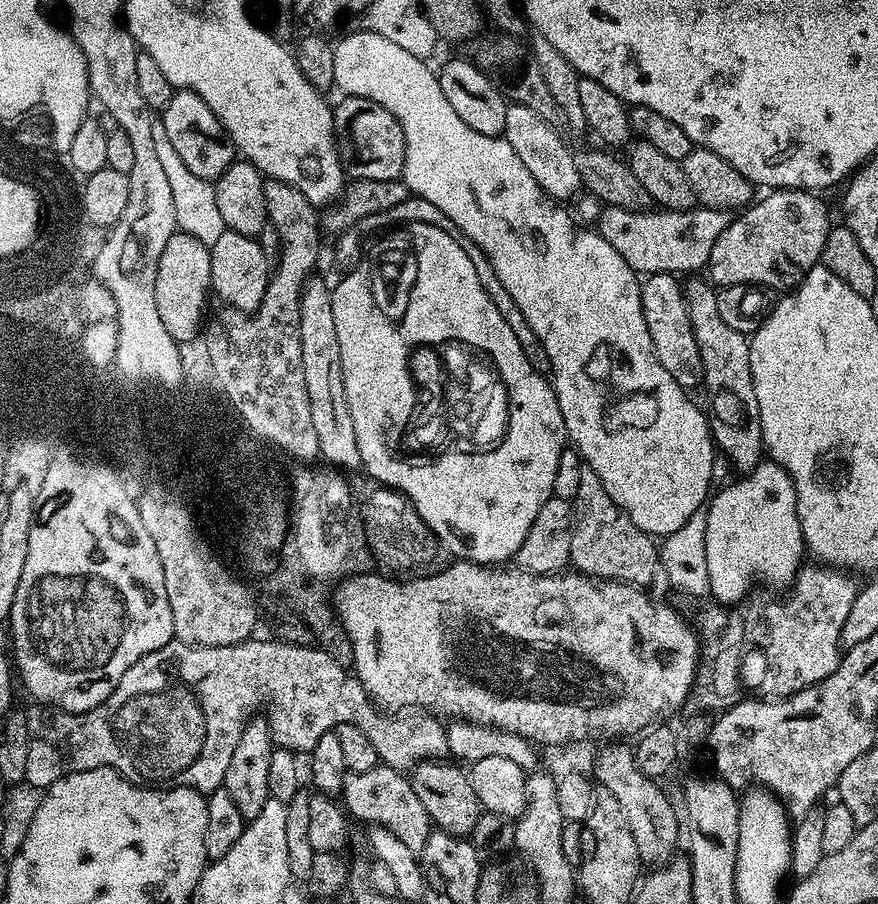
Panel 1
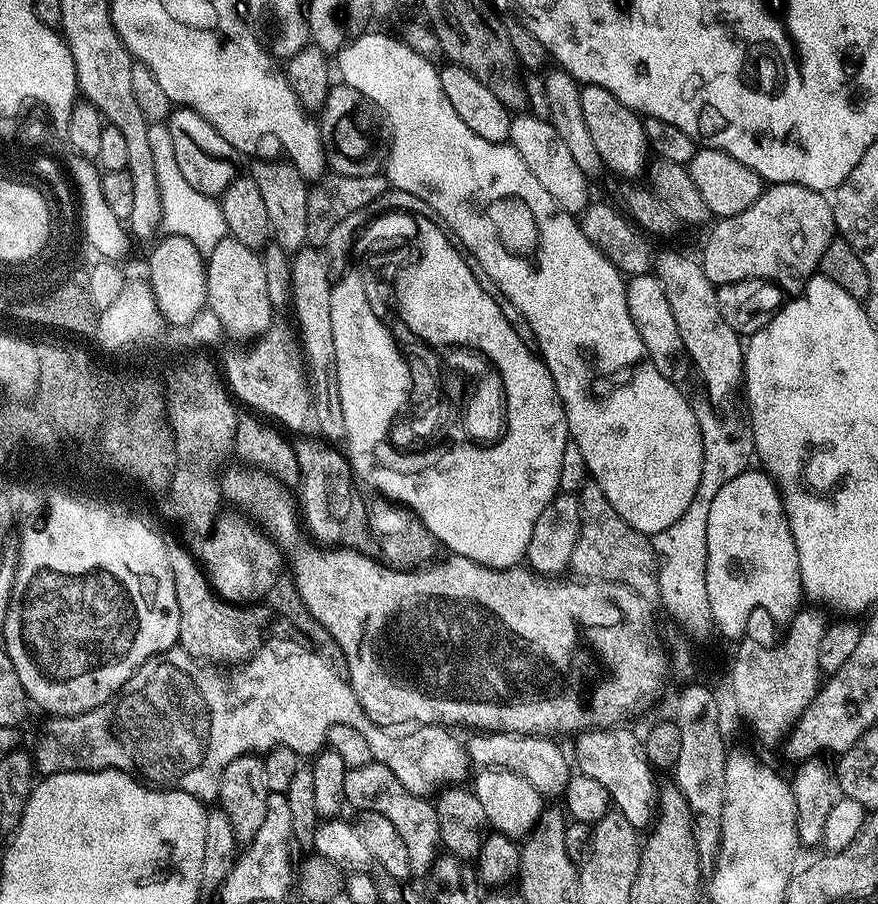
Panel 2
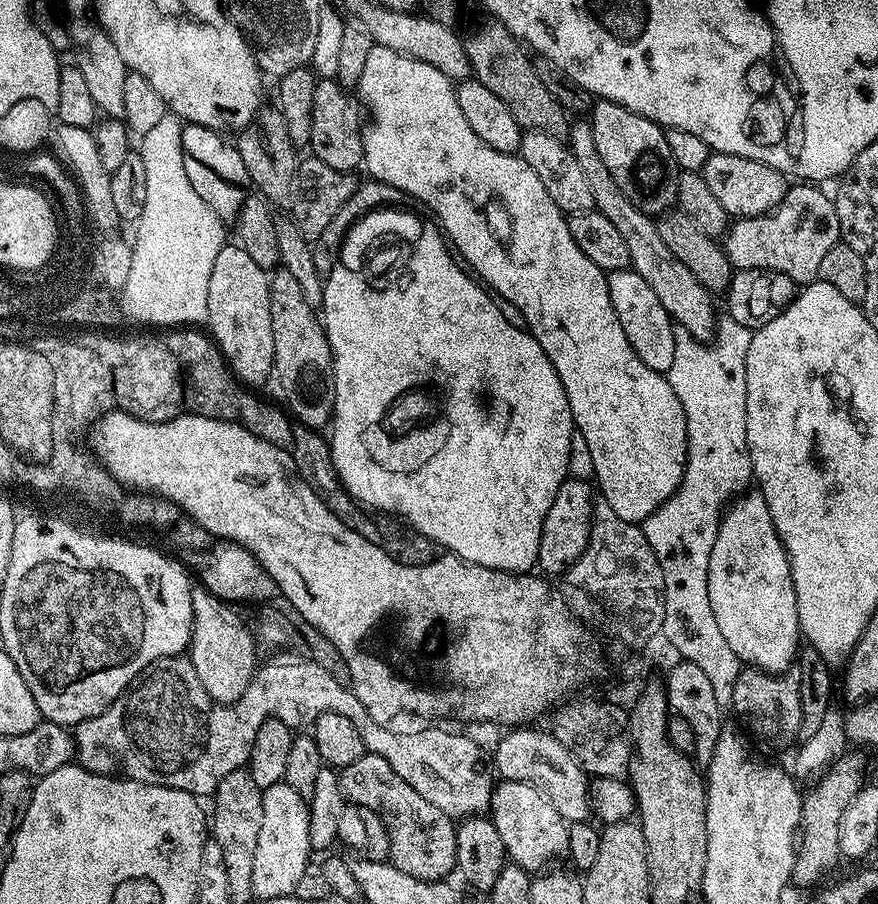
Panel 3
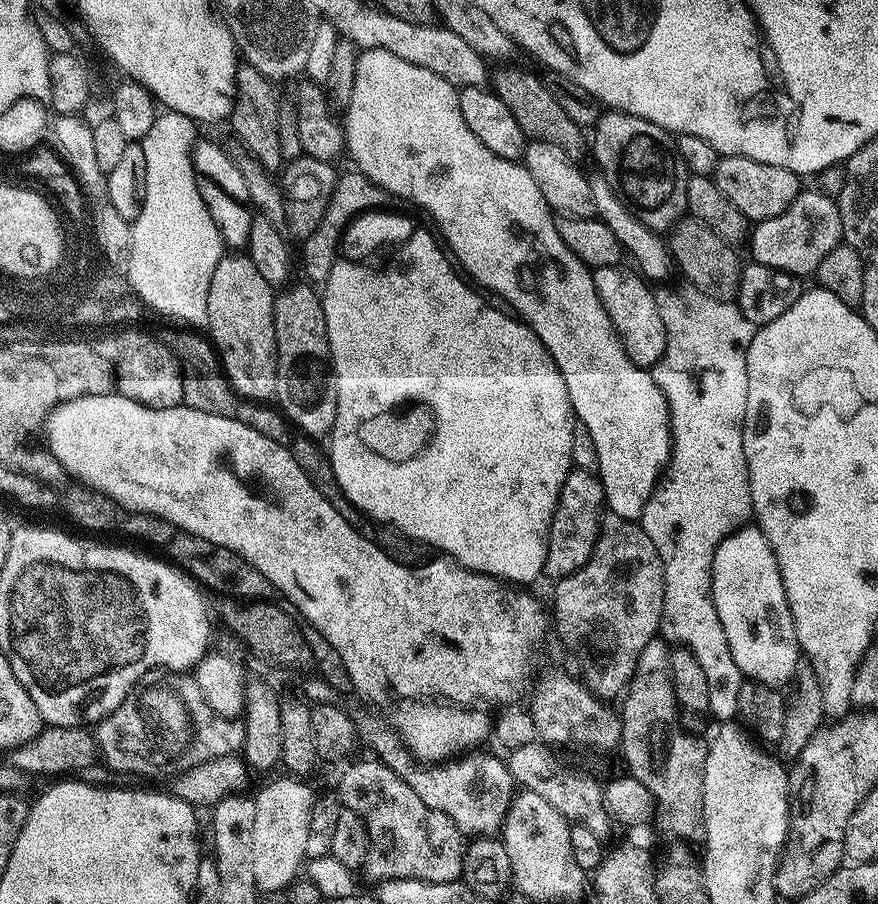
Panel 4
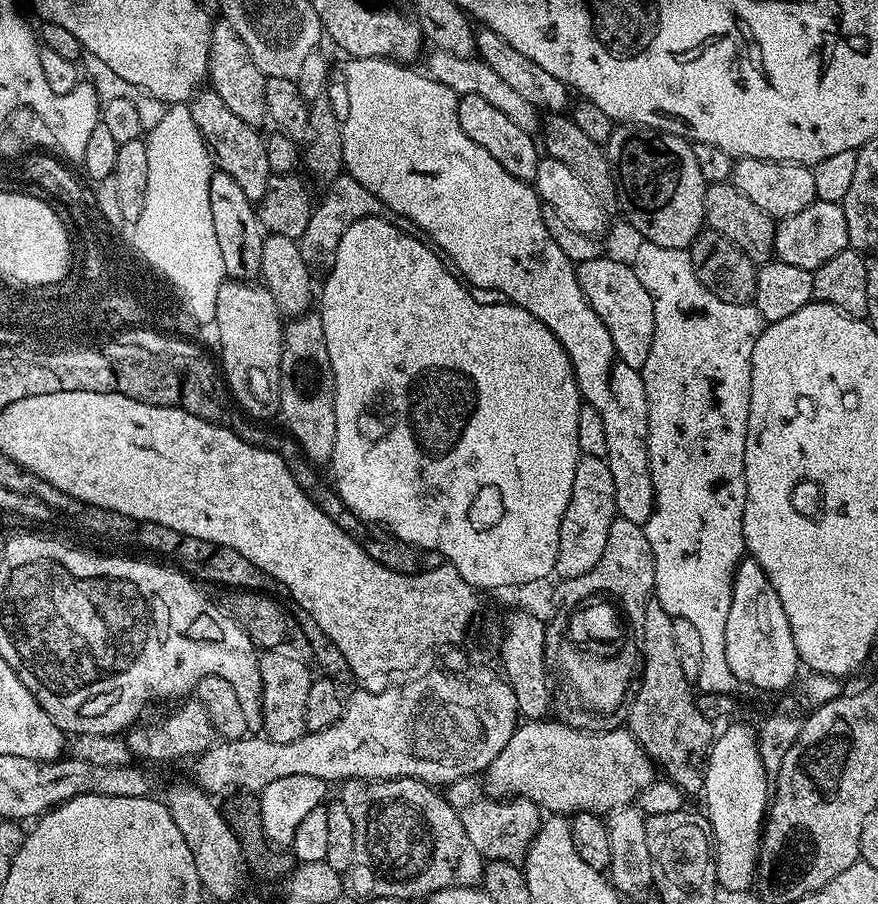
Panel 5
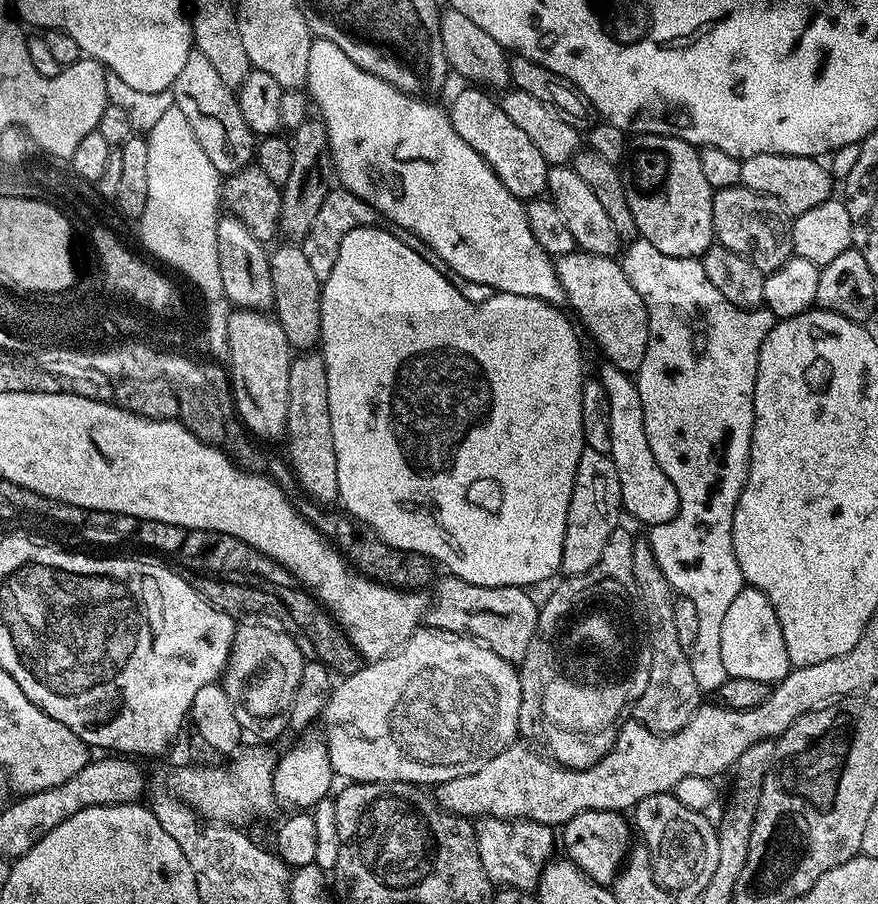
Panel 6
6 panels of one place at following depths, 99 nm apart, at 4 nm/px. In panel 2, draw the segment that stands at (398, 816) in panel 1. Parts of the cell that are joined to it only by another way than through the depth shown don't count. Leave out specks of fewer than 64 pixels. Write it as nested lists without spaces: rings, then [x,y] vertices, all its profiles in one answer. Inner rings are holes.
[[[375,762],[366,766],[349,768],[346,774],[345,801],[349,805],[357,804],[357,809],[365,812],[377,812],[386,814],[390,822],[394,822],[402,843],[406,846],[406,855],[410,858],[410,870],[413,874],[427,874],[432,870],[432,864],[442,852],[440,843],[440,831],[438,830],[438,814],[436,805],[431,799],[415,796],[408,792],[386,766]]]

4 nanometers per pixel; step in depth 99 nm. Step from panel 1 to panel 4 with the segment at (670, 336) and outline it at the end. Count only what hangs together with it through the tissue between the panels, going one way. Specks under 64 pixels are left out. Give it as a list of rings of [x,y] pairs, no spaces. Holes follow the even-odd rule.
[[[615,264],[595,269],[592,274],[594,290],[598,290],[598,298],[606,314],[610,314],[610,322],[614,322],[614,330],[620,335],[628,357],[638,367],[651,370],[666,350],[666,326],[662,326],[662,314],[658,310],[656,292],[648,289],[649,281],[641,276],[639,271],[624,267]]]

